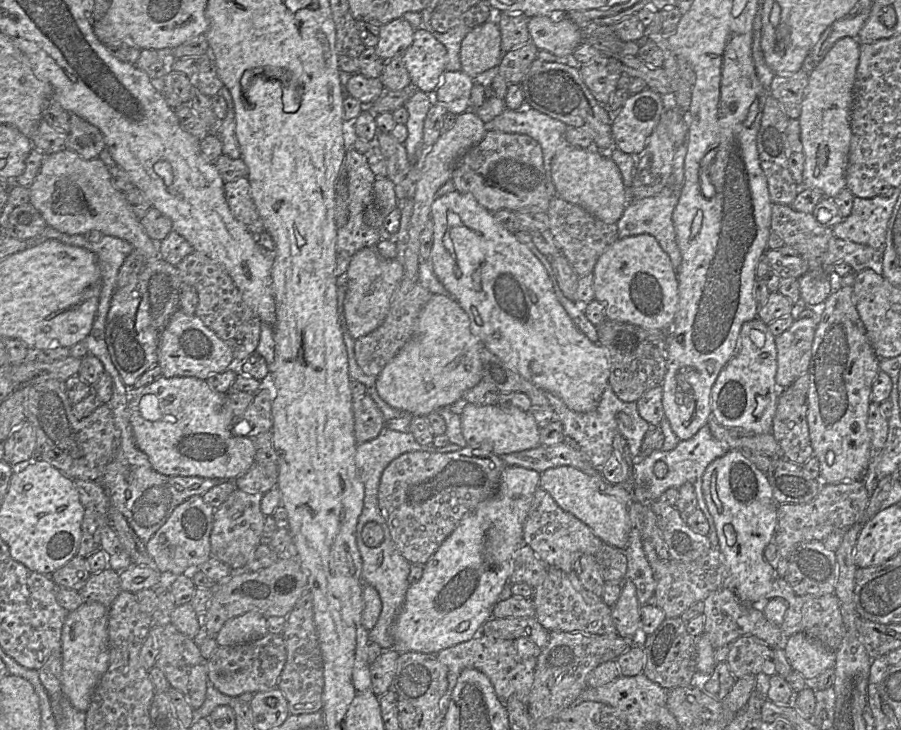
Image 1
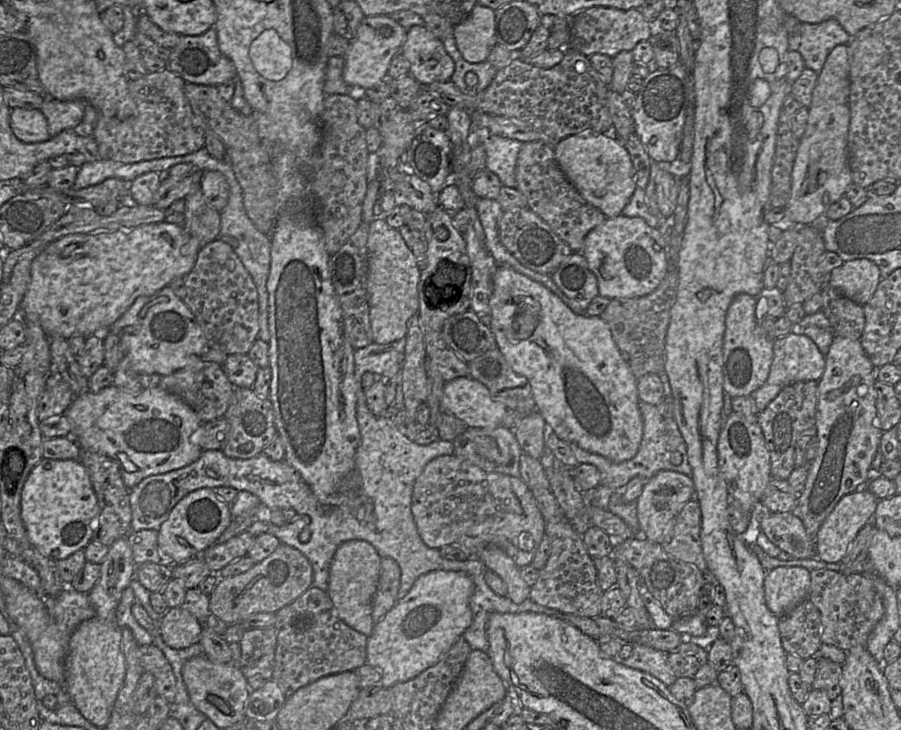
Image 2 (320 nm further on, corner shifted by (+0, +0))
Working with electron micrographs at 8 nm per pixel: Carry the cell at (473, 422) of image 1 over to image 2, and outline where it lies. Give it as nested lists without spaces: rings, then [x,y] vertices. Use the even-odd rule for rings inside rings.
[[[471,376],[445,382],[440,407],[441,411],[452,414],[471,428],[501,426],[508,409],[485,385]]]

